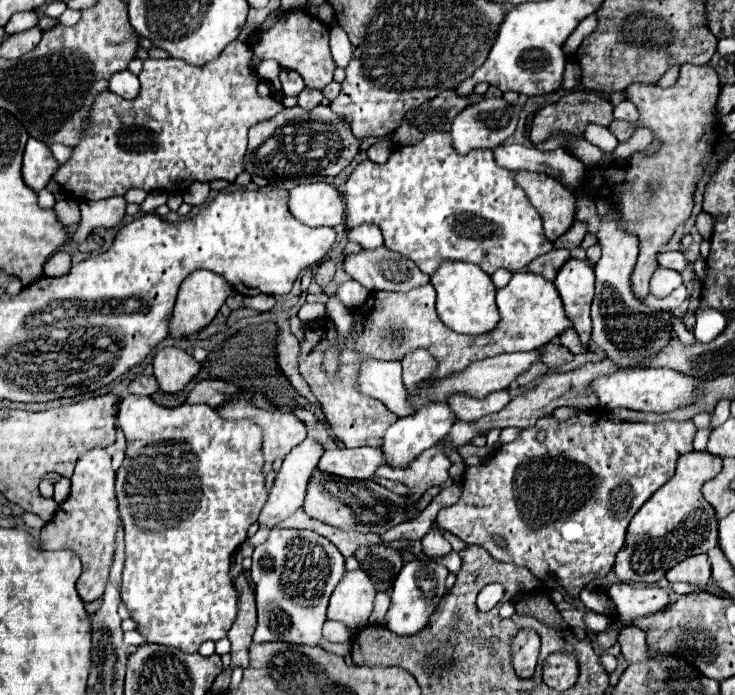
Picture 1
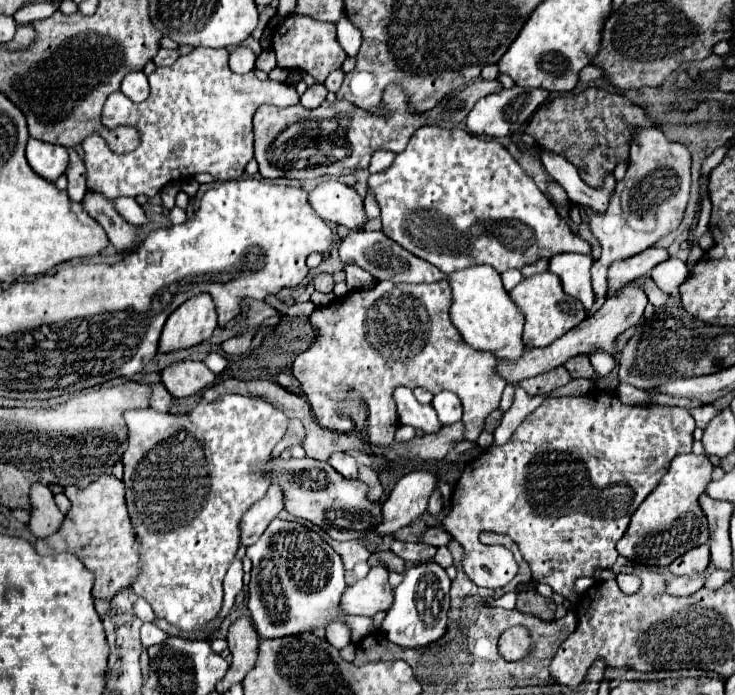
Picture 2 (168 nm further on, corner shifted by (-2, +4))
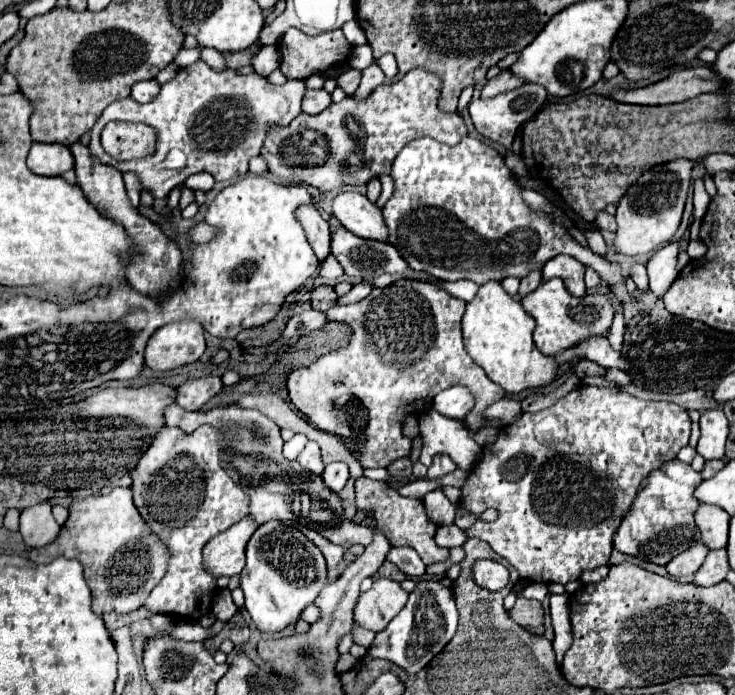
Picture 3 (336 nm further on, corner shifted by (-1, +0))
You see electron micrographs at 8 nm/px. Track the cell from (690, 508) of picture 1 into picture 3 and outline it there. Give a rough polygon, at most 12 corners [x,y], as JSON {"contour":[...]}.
{"contour":[[670,460],[642,482],[614,548],[666,566],[700,542],[702,476]]}

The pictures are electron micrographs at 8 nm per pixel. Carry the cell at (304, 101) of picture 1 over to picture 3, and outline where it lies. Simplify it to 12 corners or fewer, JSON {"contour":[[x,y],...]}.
{"contour":[[306,90],[304,114],[320,114],[332,104],[326,90]]}

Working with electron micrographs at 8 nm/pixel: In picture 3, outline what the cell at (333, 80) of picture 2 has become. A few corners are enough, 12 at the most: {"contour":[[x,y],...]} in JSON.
{"contour":[[348,70],[338,78],[338,86],[348,96],[360,84],[360,70]]}

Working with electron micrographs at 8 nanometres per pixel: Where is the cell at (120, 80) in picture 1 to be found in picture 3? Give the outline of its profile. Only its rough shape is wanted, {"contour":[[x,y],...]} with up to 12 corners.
{"contour":[[144,80],[132,86],[136,102],[150,102],[160,92],[156,80]]}

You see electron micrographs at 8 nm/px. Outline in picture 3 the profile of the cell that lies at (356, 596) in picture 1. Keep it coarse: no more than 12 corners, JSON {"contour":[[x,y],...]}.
{"contour":[[378,578],[360,594],[354,620],[382,632],[406,606],[398,582]]}

